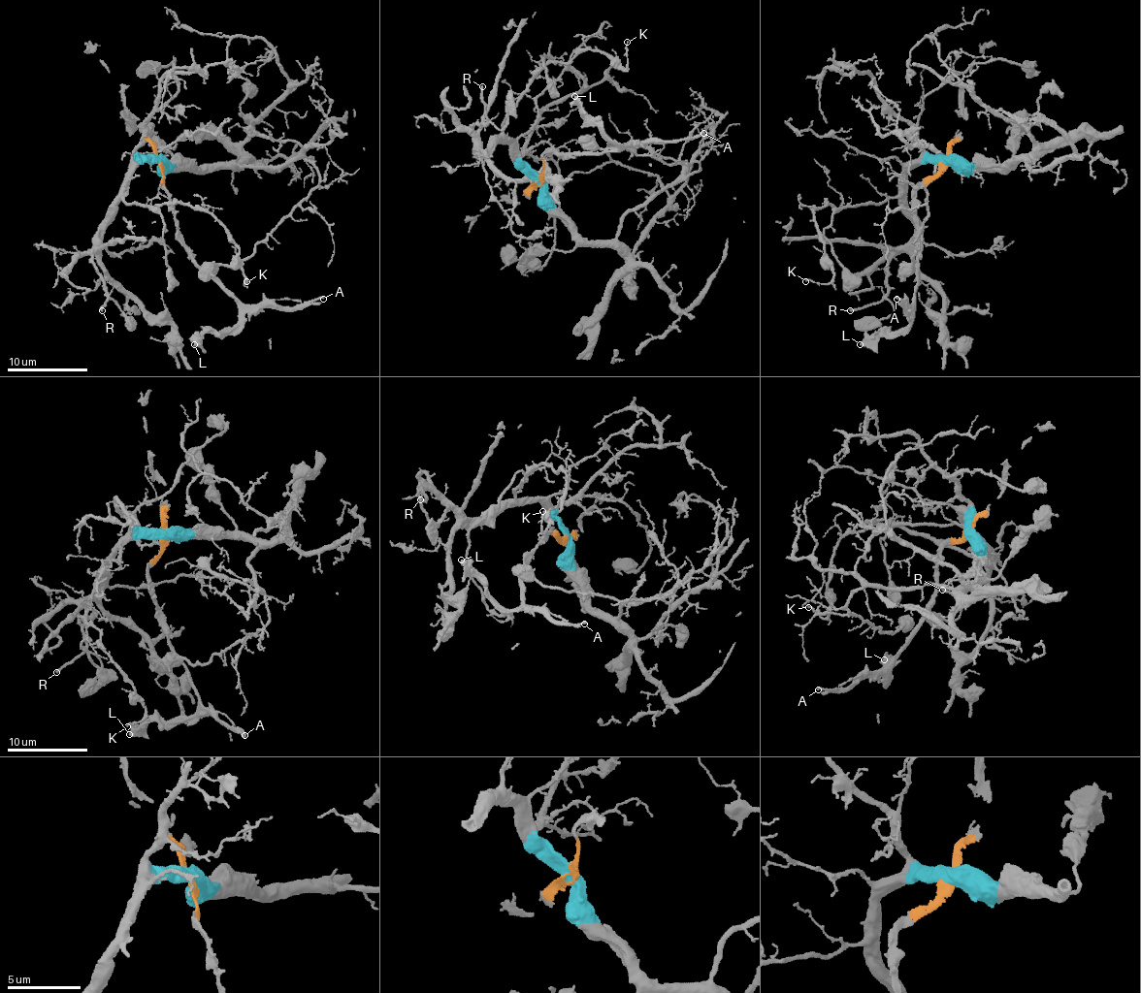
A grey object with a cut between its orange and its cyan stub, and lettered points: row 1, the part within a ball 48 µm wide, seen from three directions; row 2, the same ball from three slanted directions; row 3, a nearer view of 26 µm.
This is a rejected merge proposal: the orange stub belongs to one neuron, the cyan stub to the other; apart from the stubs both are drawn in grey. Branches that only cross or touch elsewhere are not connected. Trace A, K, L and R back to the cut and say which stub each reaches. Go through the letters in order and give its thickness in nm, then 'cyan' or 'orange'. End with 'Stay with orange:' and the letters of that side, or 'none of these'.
A: calibre 180 nm; orange
K: calibre 140 nm; cyan
L: calibre 550 nm; orange
R: calibre 220 nm; cyan
Stay with orange: A, L

